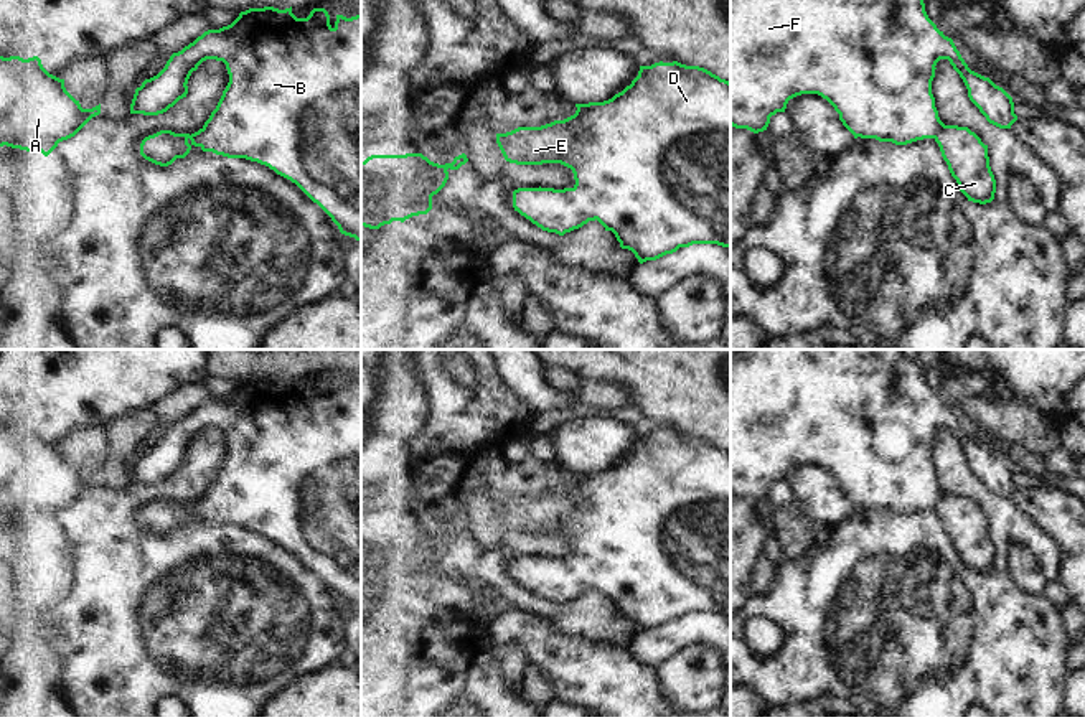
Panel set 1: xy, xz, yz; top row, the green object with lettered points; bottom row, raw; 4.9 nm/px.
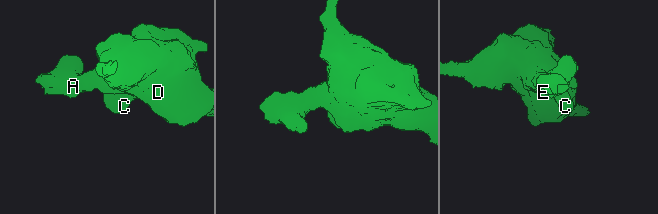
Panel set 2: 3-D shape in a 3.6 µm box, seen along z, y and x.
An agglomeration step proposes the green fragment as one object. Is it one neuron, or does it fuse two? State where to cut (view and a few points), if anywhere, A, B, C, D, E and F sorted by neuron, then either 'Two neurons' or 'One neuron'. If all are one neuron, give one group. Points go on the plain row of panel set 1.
No split. Groups: A B C D E F. One neuron.

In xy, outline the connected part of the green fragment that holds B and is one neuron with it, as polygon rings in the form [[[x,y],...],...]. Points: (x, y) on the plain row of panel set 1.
[[[292,376],[249,377],[228,396],[208,399],[181,420],[173,422],[165,437],[135,458],[130,483],[158,485],[188,463],[188,448],[206,429],[226,433],[229,452],[204,494],[195,503],[160,499],[140,513],[140,524],[160,536],[185,527],[191,516],[228,527],[246,527],[269,536],[295,552],[338,595],[340,602],[361,610],[361,384],[336,384],[330,394],[325,377],[313,377],[307,387],[297,387]]]

